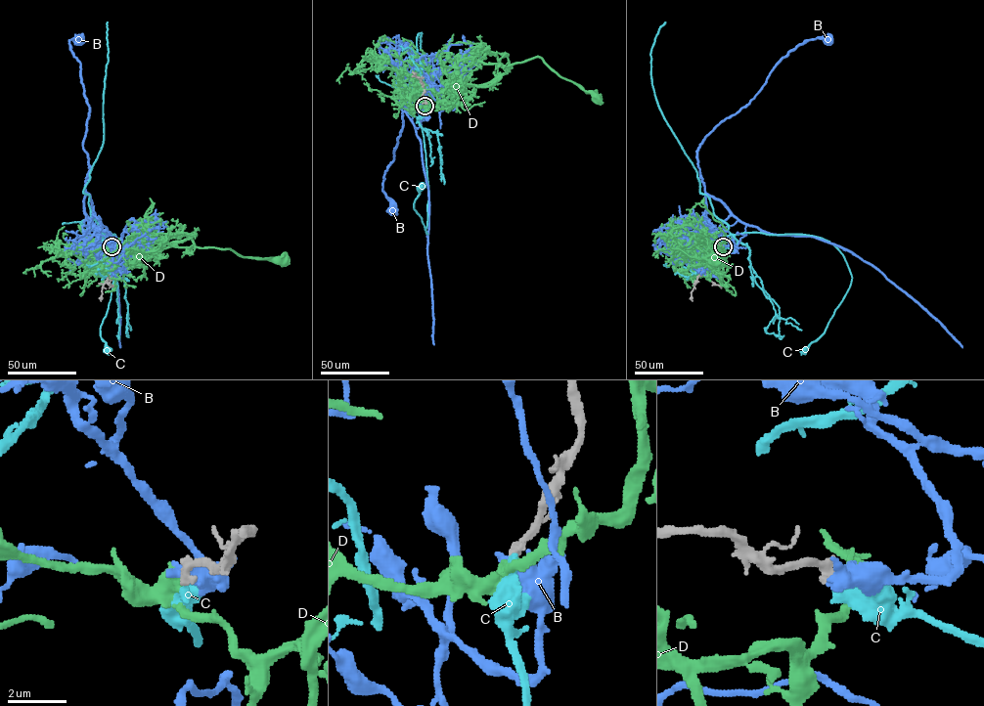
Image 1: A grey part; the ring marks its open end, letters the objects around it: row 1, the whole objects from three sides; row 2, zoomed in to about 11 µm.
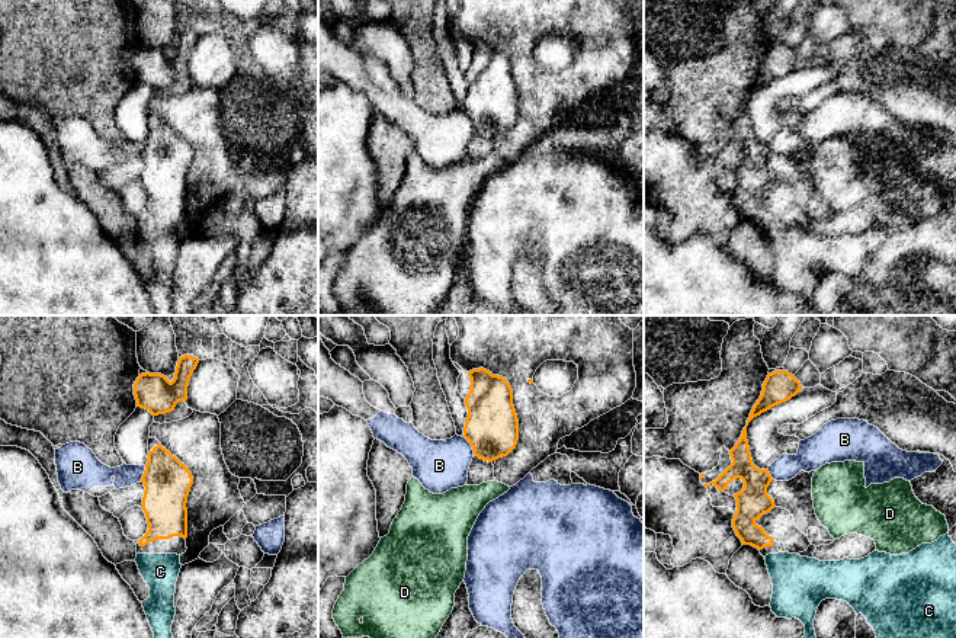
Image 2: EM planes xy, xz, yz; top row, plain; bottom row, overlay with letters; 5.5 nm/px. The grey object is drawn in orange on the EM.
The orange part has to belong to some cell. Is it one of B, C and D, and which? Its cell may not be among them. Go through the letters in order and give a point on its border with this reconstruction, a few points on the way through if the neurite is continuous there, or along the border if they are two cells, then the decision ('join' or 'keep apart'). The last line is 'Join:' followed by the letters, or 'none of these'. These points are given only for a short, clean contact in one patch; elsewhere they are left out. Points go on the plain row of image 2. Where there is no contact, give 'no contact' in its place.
B: contact xz (471, 119); border xz (464, 111), (474, 128); keep apart
C: no contact; join
D: no contact; keep apart
Join: C

